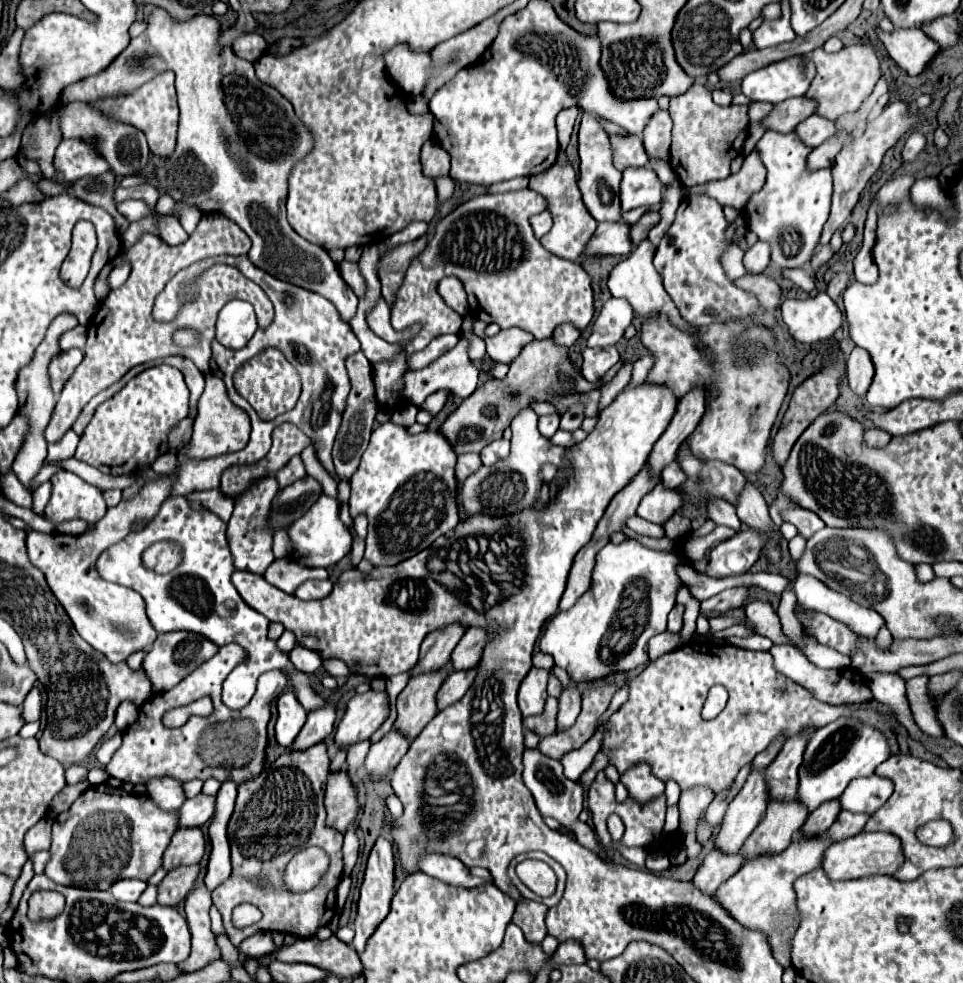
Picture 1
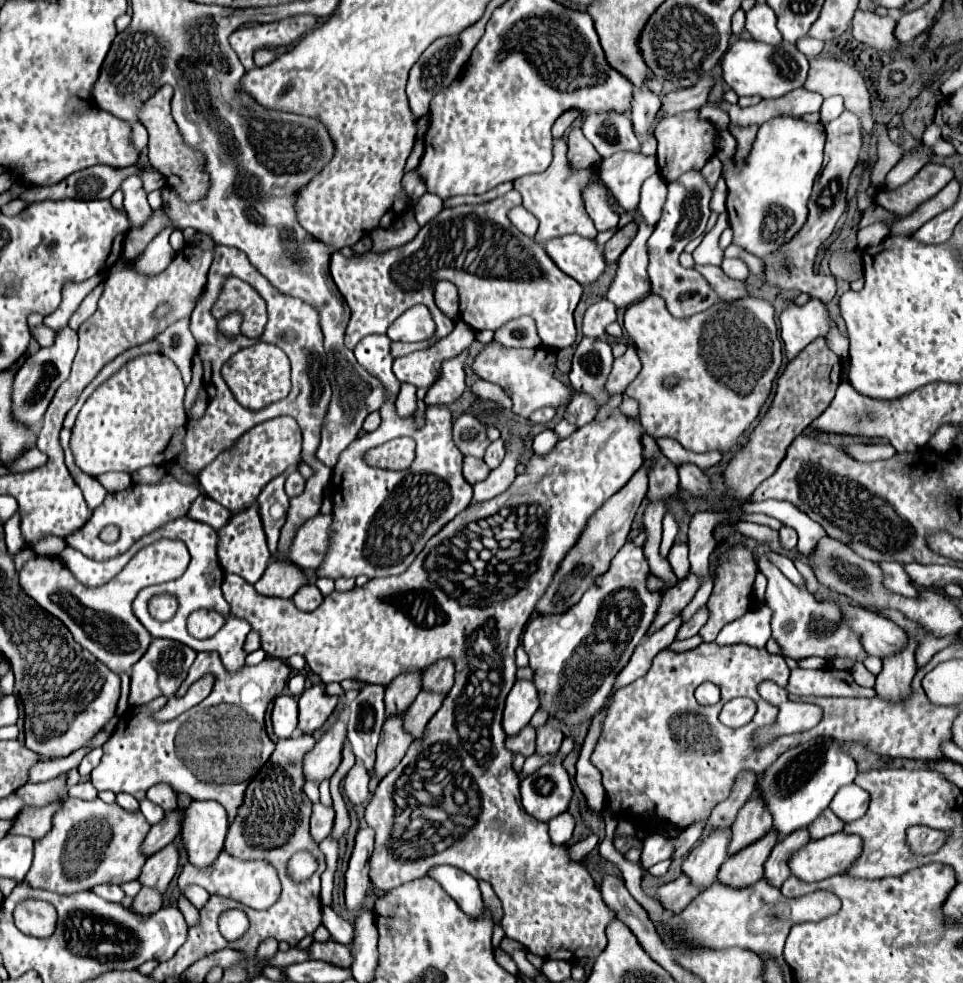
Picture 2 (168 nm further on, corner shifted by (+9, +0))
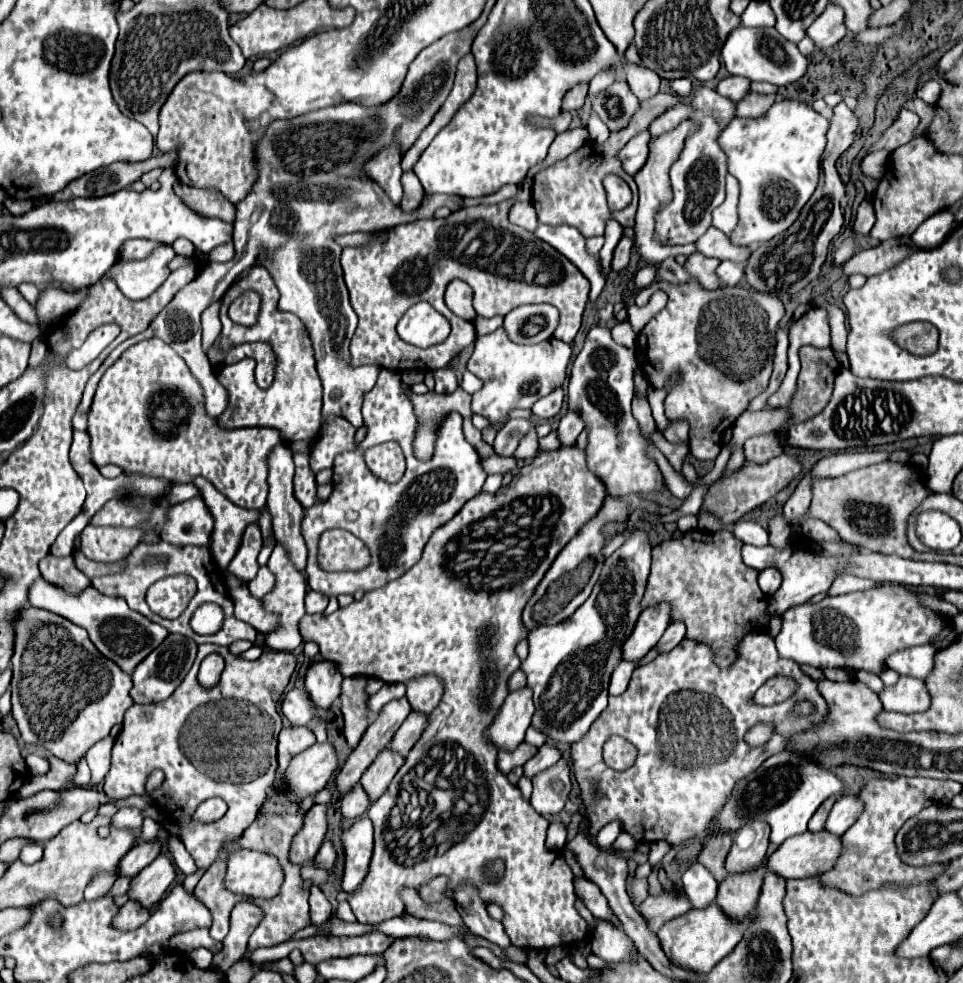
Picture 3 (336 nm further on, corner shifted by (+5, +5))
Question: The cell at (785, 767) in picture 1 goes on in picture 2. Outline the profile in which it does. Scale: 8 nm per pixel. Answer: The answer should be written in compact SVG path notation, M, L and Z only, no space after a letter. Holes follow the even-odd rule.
M753 795L745 807L739 811L733 829L731 829L731 841L727 845L727 855L739 853L743 847L749 847L753 841L759 841L767 831L771 829L771 815L765 807L765 803Z

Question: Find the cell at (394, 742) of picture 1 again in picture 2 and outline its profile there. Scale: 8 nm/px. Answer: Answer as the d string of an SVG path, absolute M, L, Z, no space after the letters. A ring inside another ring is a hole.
M357 761L353 765L353 769L347 773L347 777L343 779L343 795L351 805L361 805L369 799L369 775L367 769L363 767L361 761Z

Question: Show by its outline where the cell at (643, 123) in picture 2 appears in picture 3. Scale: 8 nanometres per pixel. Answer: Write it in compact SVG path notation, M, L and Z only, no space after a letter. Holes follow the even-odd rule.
M629 64L625 68L625 74L627 74L625 80L627 80L631 92L639 100L649 100L649 98L653 98L659 92L659 76L655 72L651 72L649 68Z

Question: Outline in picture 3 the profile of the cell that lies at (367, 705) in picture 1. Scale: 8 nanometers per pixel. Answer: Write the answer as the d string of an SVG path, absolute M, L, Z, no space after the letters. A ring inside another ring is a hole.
M317 742L297 754L295 760L291 760L283 782L303 800L305 796L323 790L331 776L337 772L337 766L337 750L333 744Z

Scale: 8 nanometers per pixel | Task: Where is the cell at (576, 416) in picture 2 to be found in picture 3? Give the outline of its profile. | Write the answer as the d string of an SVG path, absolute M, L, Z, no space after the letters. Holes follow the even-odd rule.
M567 410L567 414L561 418L559 422L559 440L561 440L561 446L567 446L567 444L573 444L577 440L577 436L583 432L585 424L583 424L583 418L579 412L573 412L573 410Z

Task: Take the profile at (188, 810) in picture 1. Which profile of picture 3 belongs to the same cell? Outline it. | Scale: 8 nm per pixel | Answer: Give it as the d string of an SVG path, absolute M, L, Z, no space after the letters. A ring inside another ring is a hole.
M141 840L137 846L131 848L131 852L127 852L125 860L121 860L121 864L119 864L121 876L133 878L141 868L151 864L159 856L159 852L161 852L161 842L159 840L153 840L153 842Z

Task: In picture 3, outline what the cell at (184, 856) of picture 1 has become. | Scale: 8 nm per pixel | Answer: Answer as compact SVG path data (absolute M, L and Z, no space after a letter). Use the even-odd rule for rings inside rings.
M161 854L131 880L129 898L137 900L145 908L151 908L165 896L173 880L175 880L175 868L171 860L165 854Z

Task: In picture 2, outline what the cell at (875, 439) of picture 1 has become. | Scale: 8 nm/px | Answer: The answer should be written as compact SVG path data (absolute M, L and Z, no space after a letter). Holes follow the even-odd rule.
M845 447L845 453L849 457L853 457L855 461L873 463L873 461L879 461L879 459L889 459L897 451L893 447Z

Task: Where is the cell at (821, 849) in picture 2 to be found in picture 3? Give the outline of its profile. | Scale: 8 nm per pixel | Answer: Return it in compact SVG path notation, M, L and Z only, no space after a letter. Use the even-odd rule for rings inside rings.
M823 830L817 834L805 832L803 836L791 836L791 840L785 840L767 860L767 870L783 876L783 878L809 878L809 876L821 876L825 872L829 872L839 856L843 852L841 846L841 836L833 836L831 832Z

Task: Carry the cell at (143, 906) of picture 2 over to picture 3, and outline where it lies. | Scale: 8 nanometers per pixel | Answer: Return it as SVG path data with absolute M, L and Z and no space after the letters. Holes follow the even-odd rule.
M127 900L127 904L121 906L119 914L115 916L115 926L123 930L135 930L141 924L145 924L149 916L151 912L145 906L141 906L137 900Z

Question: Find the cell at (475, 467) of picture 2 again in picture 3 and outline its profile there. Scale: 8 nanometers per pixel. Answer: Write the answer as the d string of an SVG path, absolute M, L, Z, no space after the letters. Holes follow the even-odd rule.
M489 456L485 460L481 460L481 466L487 474L497 474L497 472L511 472L515 468L515 458L499 458L499 456Z

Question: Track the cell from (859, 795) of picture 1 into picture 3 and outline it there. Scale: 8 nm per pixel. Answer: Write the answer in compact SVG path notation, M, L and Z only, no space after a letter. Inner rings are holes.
M843 794L837 798L829 818L827 818L827 826L825 830L841 836L845 834L845 830L849 826L855 824L857 816L863 812L863 800L857 794Z

